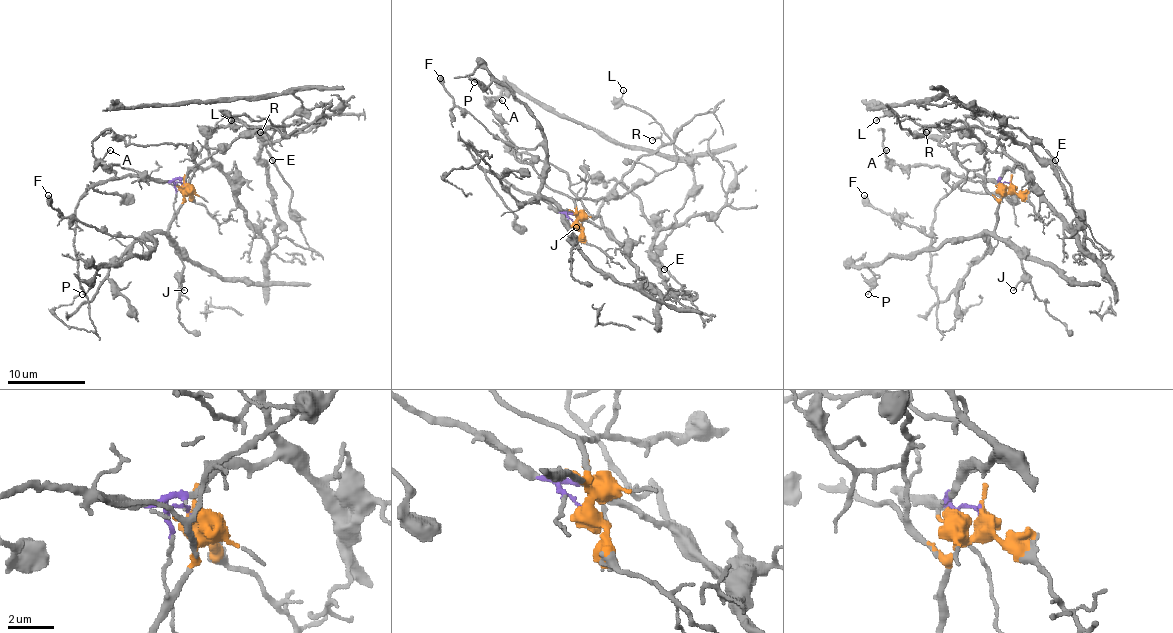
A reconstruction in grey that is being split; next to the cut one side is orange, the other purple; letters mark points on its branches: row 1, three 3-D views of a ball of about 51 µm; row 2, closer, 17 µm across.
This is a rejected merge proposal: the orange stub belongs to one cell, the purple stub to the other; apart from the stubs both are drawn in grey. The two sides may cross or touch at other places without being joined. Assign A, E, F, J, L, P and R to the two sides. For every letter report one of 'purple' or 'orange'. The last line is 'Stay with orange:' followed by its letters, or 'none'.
A: orange
E: purple
F: orange
J: orange
L: orange
P: orange
R: purple
Stay with orange: A, F, J, L, P

